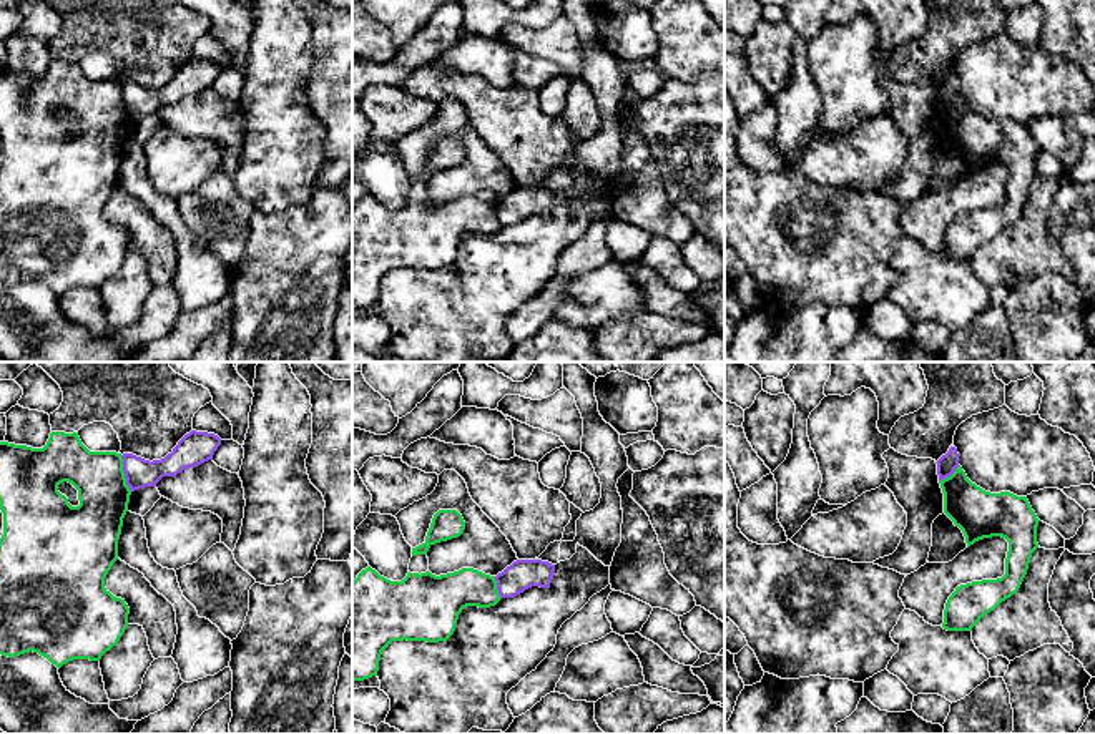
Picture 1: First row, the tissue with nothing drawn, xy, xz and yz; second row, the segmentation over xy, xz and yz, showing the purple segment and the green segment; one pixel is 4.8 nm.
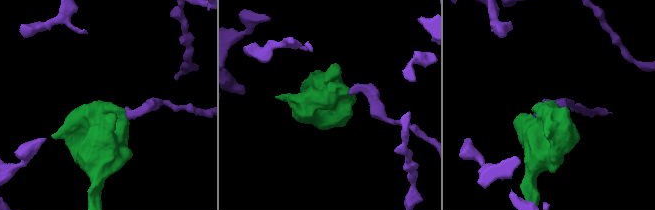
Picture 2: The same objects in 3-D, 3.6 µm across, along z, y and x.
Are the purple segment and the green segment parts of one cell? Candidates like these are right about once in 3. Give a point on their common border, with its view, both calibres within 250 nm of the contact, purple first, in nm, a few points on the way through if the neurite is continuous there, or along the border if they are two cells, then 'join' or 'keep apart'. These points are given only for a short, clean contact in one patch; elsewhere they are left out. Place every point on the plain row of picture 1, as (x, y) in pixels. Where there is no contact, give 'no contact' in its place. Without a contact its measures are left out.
meets purple in xy at (125, 102); 140 nm thick on the purple side, 240 nm on the other; border along xy (120, 83), (125, 112), (132, 118); keep apart

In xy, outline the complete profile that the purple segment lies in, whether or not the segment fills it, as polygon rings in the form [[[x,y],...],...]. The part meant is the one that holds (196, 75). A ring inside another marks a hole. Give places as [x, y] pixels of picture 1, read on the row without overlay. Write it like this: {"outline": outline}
{"outline": [[[191,58],[161,88],[145,88],[133,81],[123,81],[123,100],[131,120],[156,115],[163,105],[176,105],[184,96],[198,95],[213,88],[221,66],[214,61]]]}

